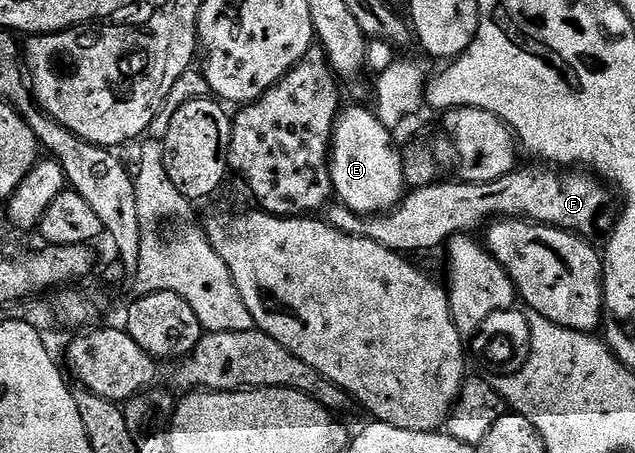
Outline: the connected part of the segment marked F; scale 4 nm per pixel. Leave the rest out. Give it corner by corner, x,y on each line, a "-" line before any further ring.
520,168
486,184
437,180
428,186
412,188
401,198
400,205
375,216
361,216
349,206
332,204
327,207
326,221
344,234
369,238
397,252
443,247
456,234
468,234
475,226
483,227
489,220
502,218
541,222
543,226
557,226
592,240
595,234
603,235
610,226
607,189
591,172
557,172
544,168
539,174
536,170

